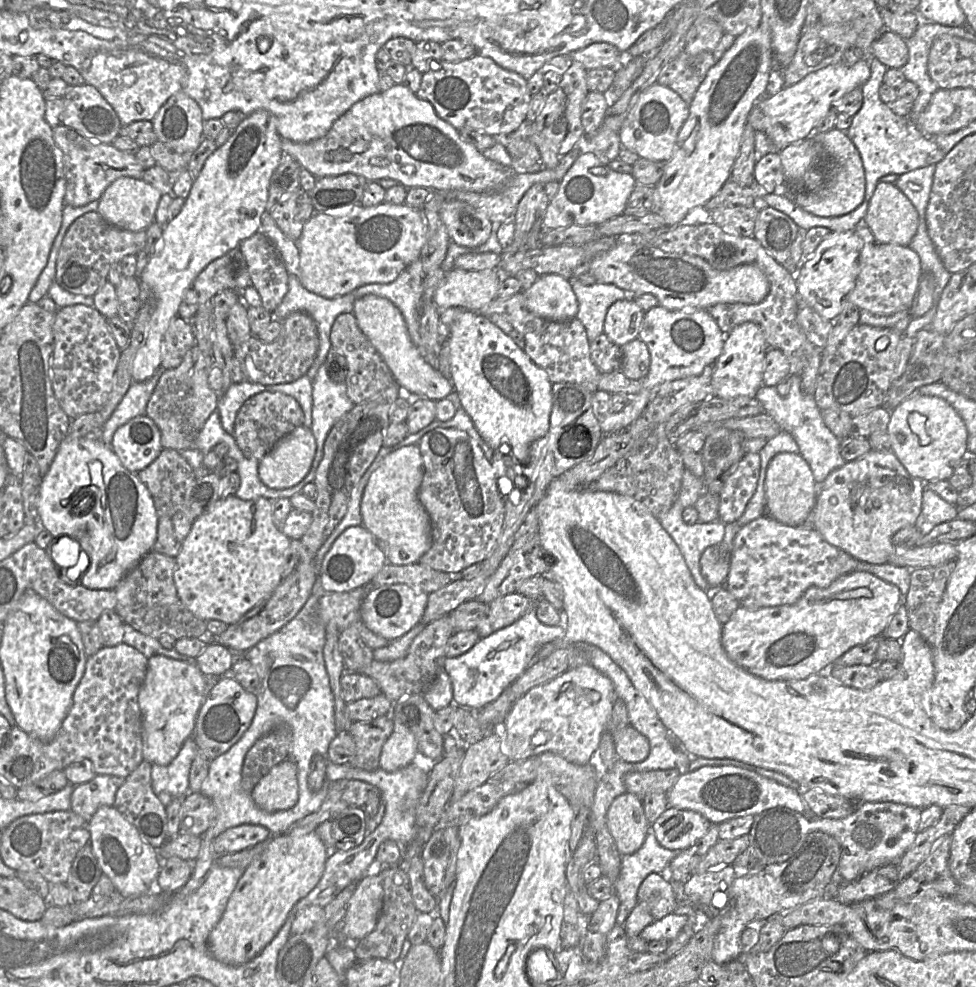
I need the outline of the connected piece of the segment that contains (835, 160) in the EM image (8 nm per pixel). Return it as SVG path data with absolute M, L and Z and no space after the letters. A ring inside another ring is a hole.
M836 128L823 133L813 133L811 136L821 146L826 156L824 175L827 176L827 180L823 186L813 191L793 191L790 185L787 185L786 188L793 193L791 195L795 203L813 215L820 217L837 217L848 214L863 202L865 196L865 174L859 151L847 133Z

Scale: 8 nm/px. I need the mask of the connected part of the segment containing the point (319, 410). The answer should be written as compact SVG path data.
M325 363L318 369L312 381L312 424L316 432L316 454L311 469L305 477L303 487L312 483L323 458L325 439L333 425L355 404L348 397L345 384L334 383L327 374Z

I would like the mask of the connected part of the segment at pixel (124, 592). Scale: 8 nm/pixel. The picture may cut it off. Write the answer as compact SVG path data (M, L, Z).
M154 551L148 553L115 587L117 598L115 612L124 624L156 639L162 634L169 634L176 640L205 638L208 635L208 621L195 617L180 600L173 579L175 568L174 557Z

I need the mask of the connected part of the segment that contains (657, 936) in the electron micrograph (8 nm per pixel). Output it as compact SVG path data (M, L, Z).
M691 903L681 904L673 913L646 926L640 937L646 942L675 939L689 920L689 910L692 910Z

